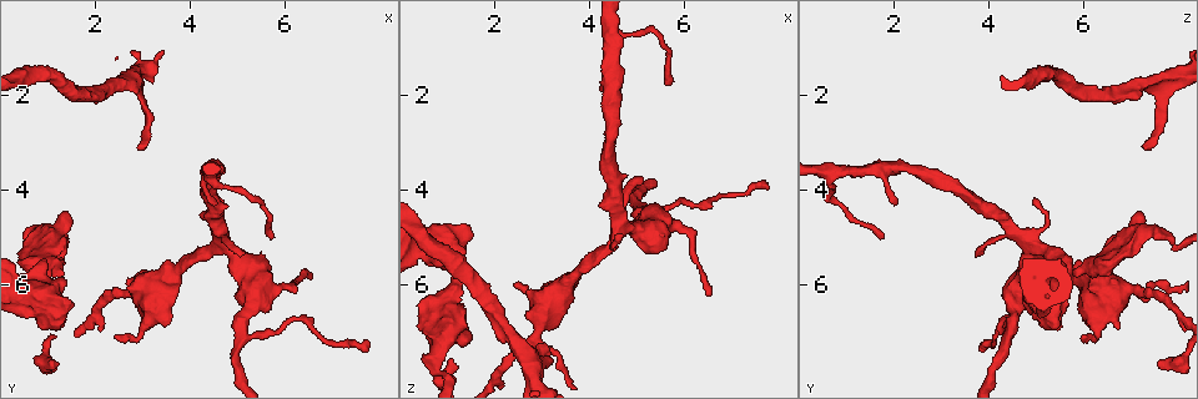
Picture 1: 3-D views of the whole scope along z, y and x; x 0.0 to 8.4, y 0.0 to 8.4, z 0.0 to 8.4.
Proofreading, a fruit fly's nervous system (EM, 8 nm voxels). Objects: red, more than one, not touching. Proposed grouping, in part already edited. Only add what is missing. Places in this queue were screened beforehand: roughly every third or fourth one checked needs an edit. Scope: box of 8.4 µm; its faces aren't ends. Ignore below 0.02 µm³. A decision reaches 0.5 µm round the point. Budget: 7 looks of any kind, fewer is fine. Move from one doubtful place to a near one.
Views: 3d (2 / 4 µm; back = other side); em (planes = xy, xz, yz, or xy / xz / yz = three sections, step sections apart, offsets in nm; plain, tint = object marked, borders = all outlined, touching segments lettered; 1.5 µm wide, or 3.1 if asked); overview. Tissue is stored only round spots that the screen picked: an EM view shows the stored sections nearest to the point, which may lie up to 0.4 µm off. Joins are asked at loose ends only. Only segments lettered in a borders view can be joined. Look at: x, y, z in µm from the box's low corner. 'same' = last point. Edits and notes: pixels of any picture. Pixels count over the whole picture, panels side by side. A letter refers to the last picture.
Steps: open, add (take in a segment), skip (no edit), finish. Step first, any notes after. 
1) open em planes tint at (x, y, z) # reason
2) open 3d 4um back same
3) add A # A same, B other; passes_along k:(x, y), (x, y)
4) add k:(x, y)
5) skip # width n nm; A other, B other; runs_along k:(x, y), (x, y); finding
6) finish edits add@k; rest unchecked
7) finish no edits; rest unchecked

open 3d 4um at (5.60, 4.95, 1.75)

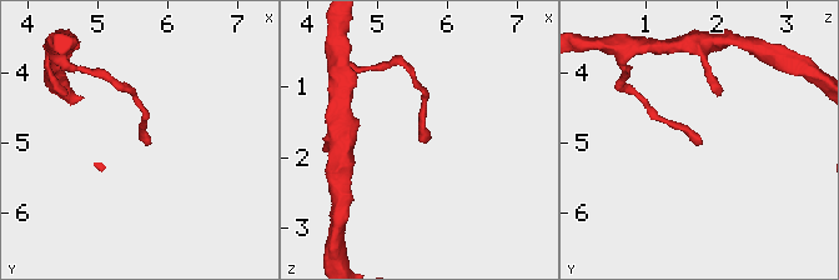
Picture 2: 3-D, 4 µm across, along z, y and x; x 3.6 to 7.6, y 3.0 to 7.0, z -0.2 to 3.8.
open em planes plain at (5.65, 5.00, 1.80) # shape alone is not enough

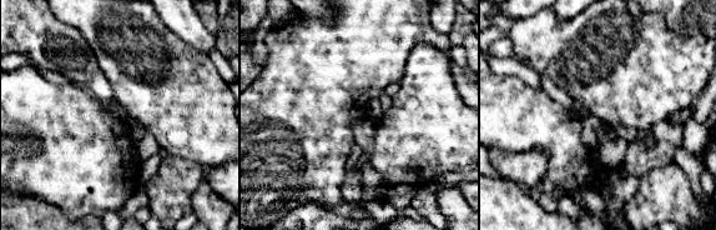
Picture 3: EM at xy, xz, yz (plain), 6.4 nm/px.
open em planes borders same # what lies round it

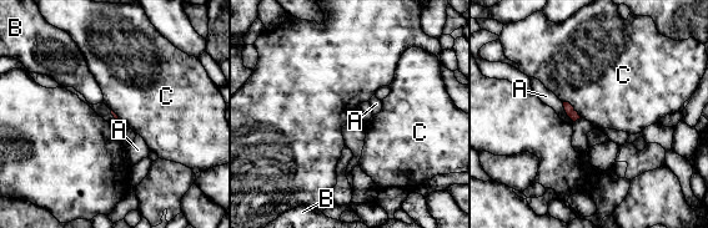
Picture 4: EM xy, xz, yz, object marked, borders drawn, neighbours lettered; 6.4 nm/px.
skip # longest_contact C 170 nm; A other, B other, C other; border 4:(563, 101), (567, 101), (582, 117); no lettered segment goes on from it

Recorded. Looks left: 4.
open 3d 4um at (6.45, 5.75, 6.25)

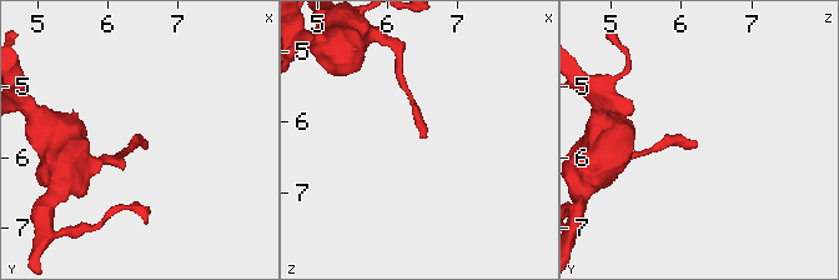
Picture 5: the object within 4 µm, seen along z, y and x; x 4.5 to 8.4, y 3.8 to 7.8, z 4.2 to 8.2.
open em yz step 4 borders at (6.45, 5.80, 6.20) # need the tissue

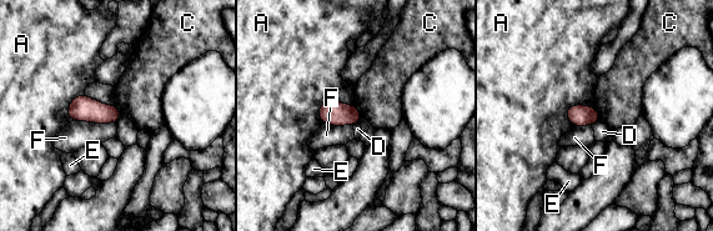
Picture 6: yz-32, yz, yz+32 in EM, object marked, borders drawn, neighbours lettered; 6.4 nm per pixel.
skip # longest_contact F 280 nm; A other, C other, D other, E other, F other; none of them fits

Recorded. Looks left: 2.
open em xz step 8 tint at (3.10, 3.10, 7.30) # tapers out

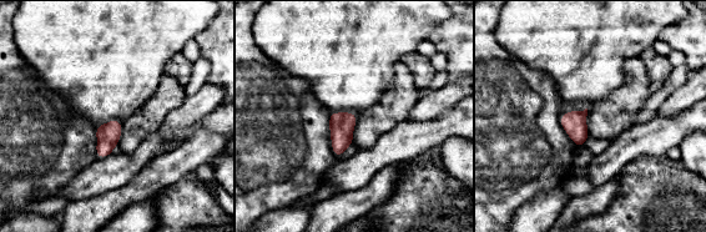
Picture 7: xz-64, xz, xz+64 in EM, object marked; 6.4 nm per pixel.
open em yz step 4 borders same # another direction

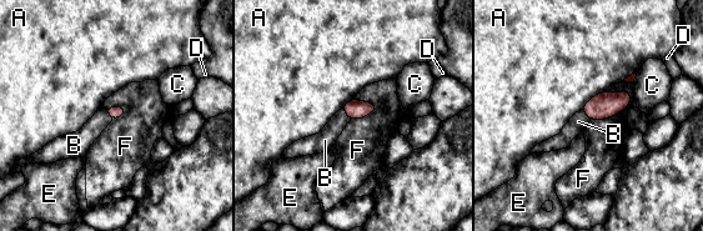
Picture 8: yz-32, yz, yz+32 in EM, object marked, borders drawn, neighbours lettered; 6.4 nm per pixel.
add B # width 120 nm; A other, B same, C other, D other, E other, F other; passes_along 8:(353, 109), (346, 114), (325, 140); it goes on there

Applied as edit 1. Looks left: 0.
finish edits add@8; rest unchecked

